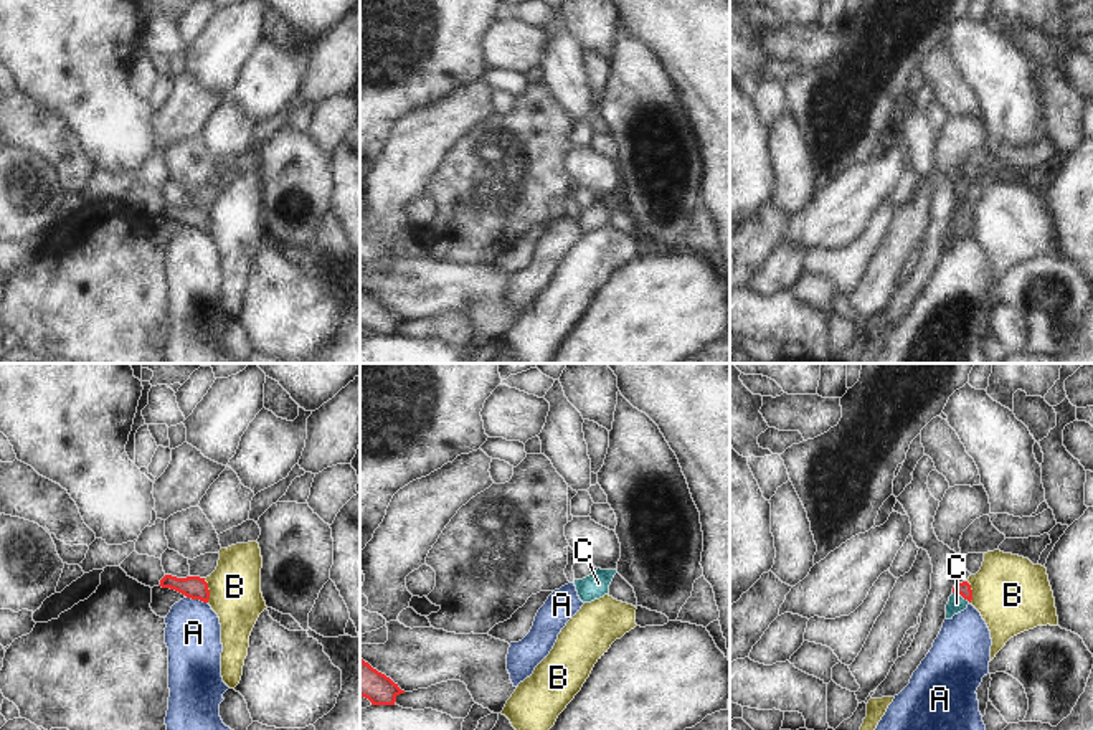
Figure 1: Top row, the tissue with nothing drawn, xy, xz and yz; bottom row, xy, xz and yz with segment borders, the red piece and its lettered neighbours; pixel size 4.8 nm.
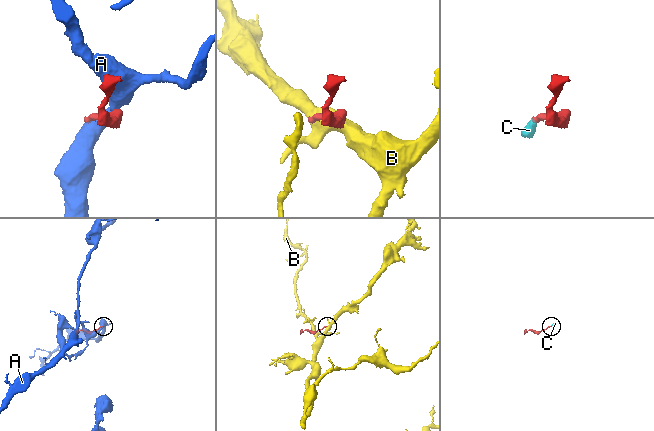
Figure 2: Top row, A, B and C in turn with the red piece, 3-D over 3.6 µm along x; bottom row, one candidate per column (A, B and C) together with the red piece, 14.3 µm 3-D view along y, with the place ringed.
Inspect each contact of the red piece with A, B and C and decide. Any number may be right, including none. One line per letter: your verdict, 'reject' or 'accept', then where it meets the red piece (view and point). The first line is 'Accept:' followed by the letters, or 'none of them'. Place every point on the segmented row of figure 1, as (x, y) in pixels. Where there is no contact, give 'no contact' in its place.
Accept: C
A: reject; contact xy (197, 598)
B: reject; contact xy (208, 590)
C: accept; contact yz (961, 595)

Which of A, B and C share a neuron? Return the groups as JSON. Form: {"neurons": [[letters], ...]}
{"neurons": [["A"], ["B"], ["C"]]}

